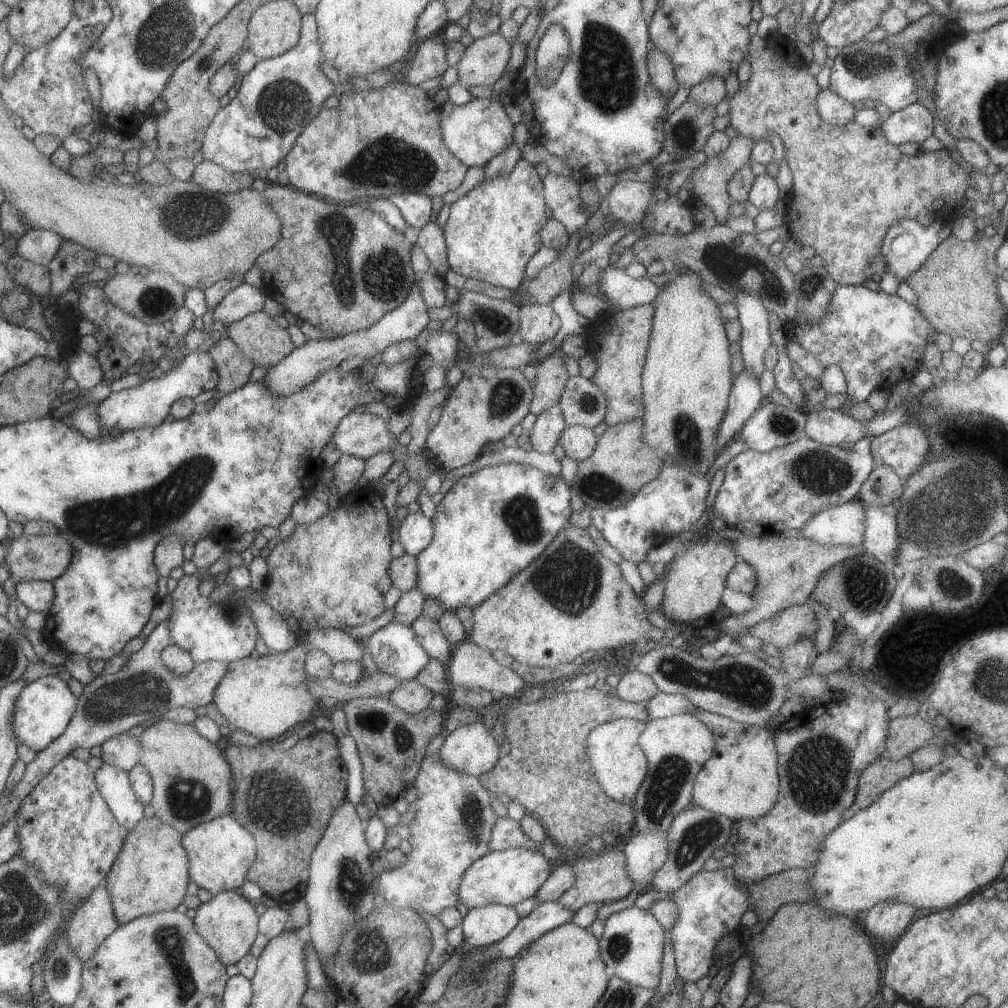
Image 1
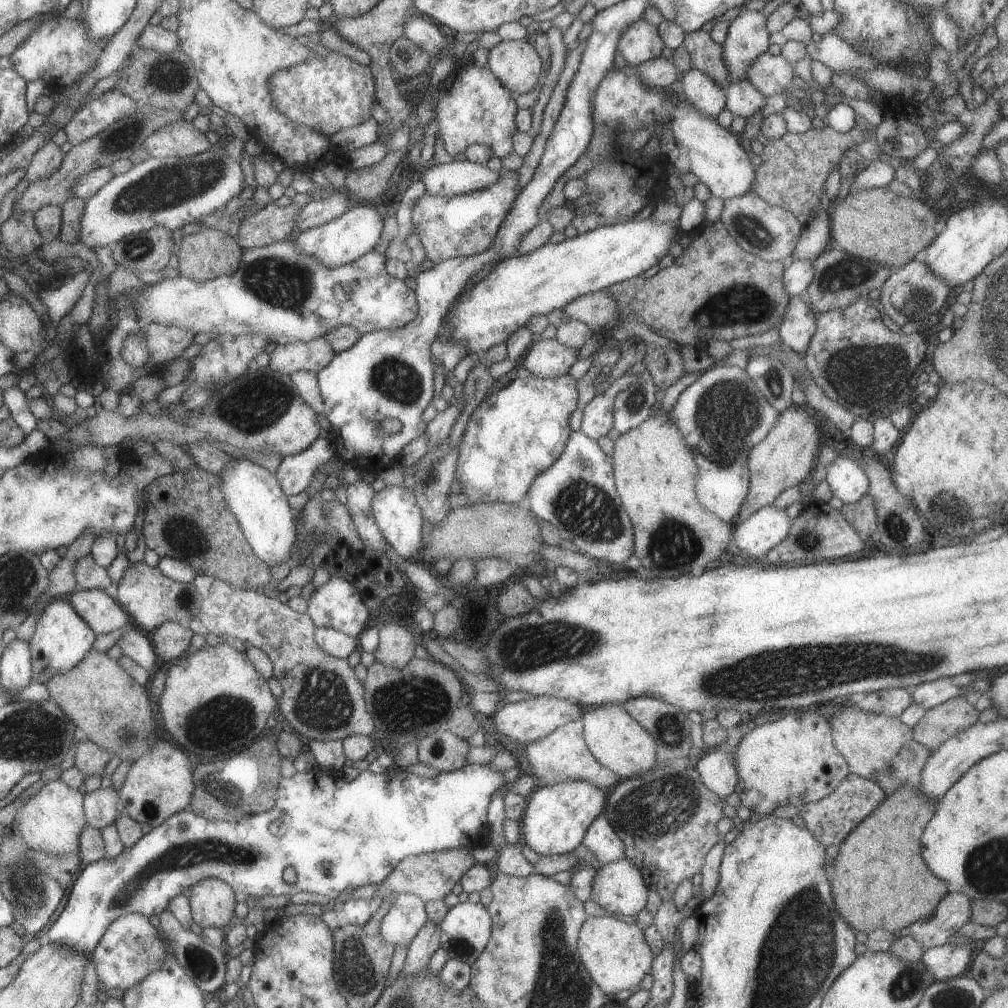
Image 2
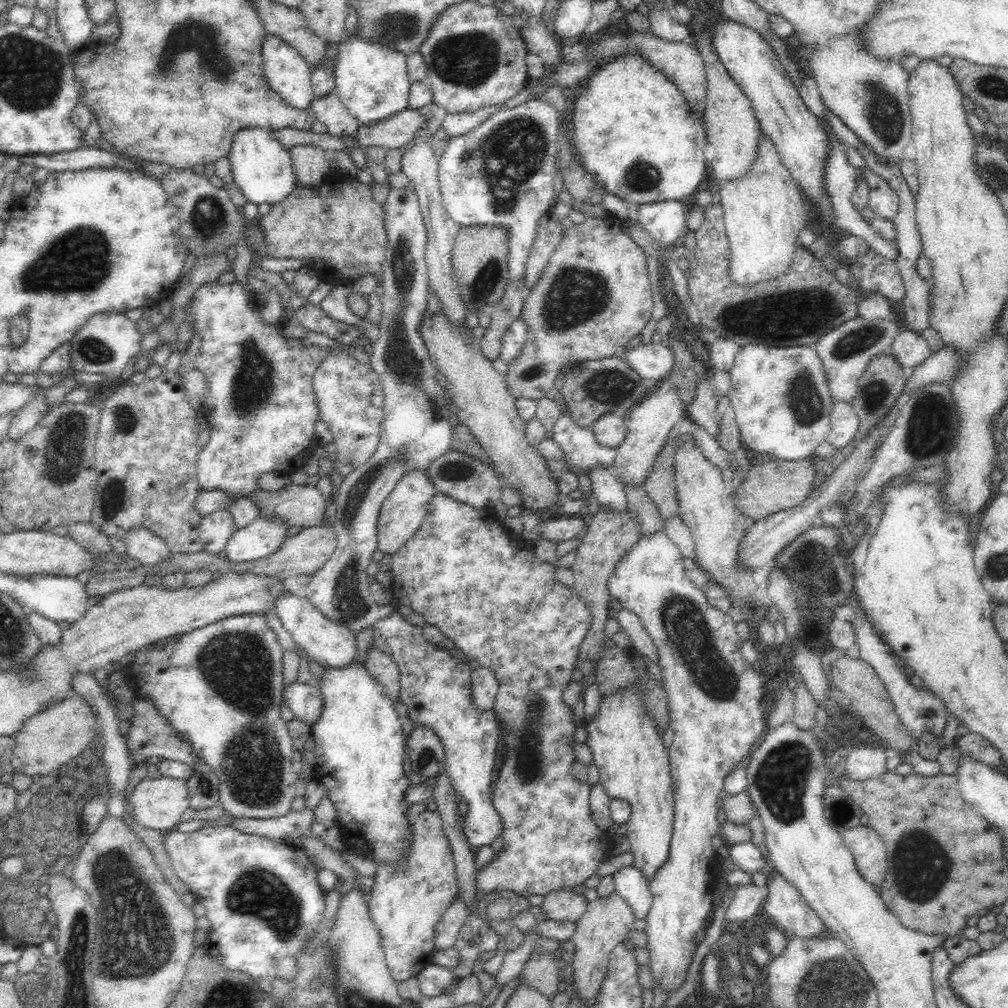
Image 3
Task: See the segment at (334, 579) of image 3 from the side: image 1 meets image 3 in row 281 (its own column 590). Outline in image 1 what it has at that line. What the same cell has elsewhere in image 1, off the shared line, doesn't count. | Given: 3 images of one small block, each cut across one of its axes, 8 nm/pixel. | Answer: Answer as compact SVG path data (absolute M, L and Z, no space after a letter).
M569 376L557 402L566 427L580 425L593 429L606 414L603 392L580 376Z

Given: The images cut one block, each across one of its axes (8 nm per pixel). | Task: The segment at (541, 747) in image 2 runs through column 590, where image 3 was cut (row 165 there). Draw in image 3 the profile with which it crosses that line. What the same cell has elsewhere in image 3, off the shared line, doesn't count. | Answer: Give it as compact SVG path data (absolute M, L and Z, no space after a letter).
M768 135L761 136L757 159L749 173L739 181L722 181L718 196L723 206L725 231L730 245L729 276L735 286L748 287L778 280L786 276L792 268L795 248L798 247L798 234L807 226L806 206L799 184L792 178L790 171L782 164L780 155Z

